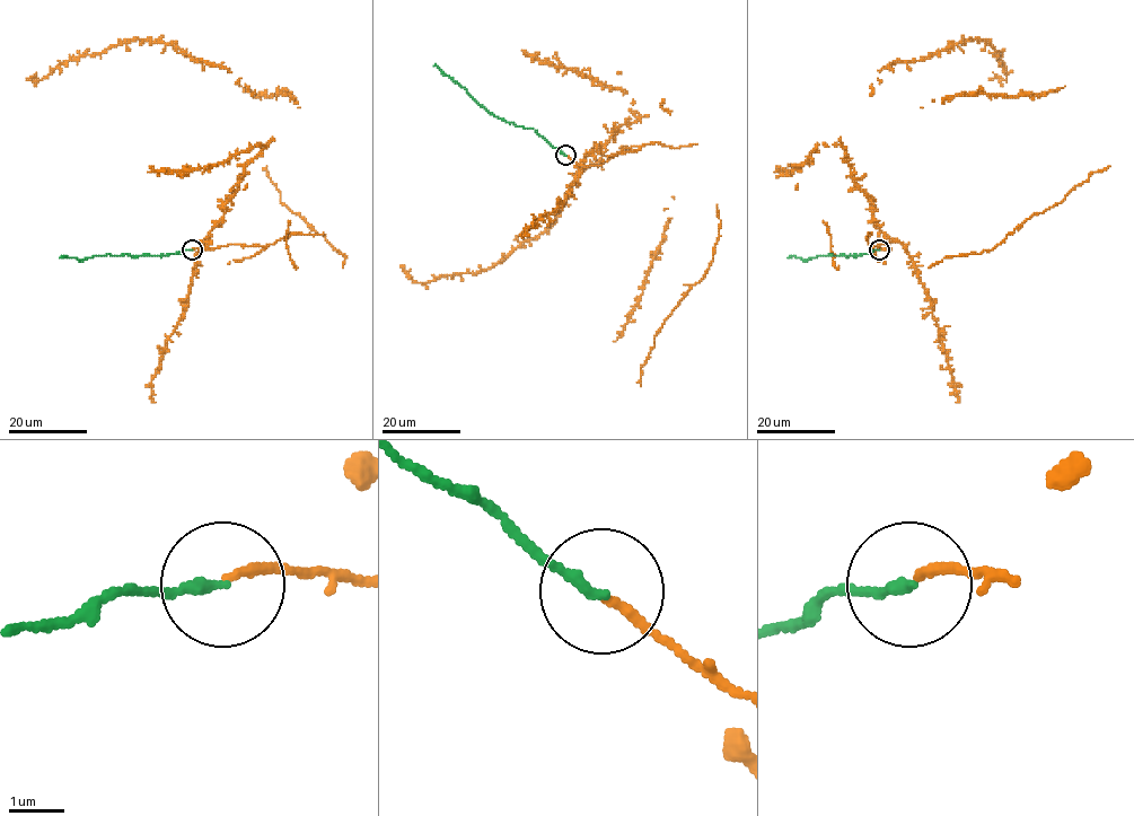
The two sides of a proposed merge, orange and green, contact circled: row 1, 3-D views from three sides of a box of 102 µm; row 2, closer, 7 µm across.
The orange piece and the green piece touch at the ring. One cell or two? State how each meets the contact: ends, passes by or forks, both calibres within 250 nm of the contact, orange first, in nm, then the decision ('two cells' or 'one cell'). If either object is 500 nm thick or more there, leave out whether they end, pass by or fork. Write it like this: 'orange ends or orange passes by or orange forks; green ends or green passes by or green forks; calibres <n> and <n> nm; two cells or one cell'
orange ends; green ends; calibres 150 and 190 nm; one cell

